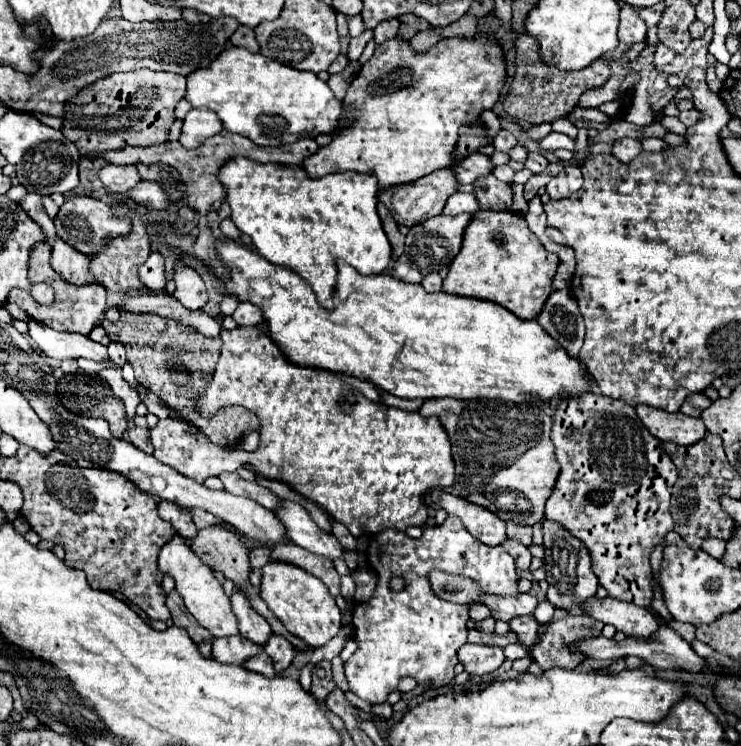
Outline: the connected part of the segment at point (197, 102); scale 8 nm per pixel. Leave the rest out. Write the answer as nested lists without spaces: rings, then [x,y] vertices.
[[[232,46],[224,50],[224,54],[220,54],[220,58],[212,62],[212,66],[206,66],[204,70],[194,70],[192,74],[188,74],[186,82],[188,82],[188,88],[186,88],[184,100],[188,100],[192,108],[212,110],[220,118],[224,130],[246,136],[258,146],[284,146],[288,134],[294,134],[294,136],[306,134],[310,138],[316,138],[318,134],[332,134],[338,128],[336,122],[340,120],[342,104],[334,98],[326,82],[322,82],[312,72],[300,72],[276,60],[268,60],[262,54],[252,54],[244,48]]]

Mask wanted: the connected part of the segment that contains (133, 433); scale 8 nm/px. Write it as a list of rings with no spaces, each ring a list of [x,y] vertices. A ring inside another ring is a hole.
[[[132,428],[132,430],[128,432],[128,436],[130,436],[130,442],[132,442],[136,448],[144,450],[146,454],[152,454],[152,452],[154,452],[154,446],[150,444],[148,430],[144,430],[144,428]]]

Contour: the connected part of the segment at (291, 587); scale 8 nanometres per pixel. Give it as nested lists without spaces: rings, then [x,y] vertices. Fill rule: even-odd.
[[[270,560],[262,568],[260,596],[262,600],[266,600],[272,614],[276,614],[276,618],[288,628],[288,632],[298,636],[312,648],[318,648],[330,642],[342,626],[340,622],[342,616],[340,616],[334,596],[328,592],[324,582],[320,582],[320,578],[308,574],[306,570],[300,570],[300,566]]]

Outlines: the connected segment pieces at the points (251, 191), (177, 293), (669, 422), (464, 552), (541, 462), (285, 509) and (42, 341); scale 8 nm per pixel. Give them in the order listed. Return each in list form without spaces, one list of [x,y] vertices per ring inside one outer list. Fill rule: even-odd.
[[[232,158],[220,170],[220,182],[228,190],[228,202],[232,208],[232,220],[236,228],[248,234],[262,258],[272,264],[290,268],[302,276],[314,290],[320,306],[334,308],[334,292],[338,282],[338,260],[346,260],[364,276],[376,276],[388,272],[392,264],[392,246],[382,228],[376,212],[378,204],[378,180],[372,174],[340,172],[324,178],[308,178],[300,166],[260,164],[248,158]]]
[[[176,256],[174,260],[174,282],[174,298],[178,298],[186,308],[198,310],[208,302],[208,292],[200,274],[182,256]]]
[[[636,406],[636,414],[642,424],[660,440],[660,442],[676,442],[676,444],[696,444],[706,436],[706,426],[700,418],[686,416],[682,412],[666,412],[652,406]]]
[[[448,516],[440,526],[424,528],[418,540],[406,536],[400,530],[384,530],[376,534],[368,548],[368,562],[378,574],[378,588],[368,602],[356,604],[354,608],[352,626],[360,648],[352,654],[346,668],[350,690],[366,702],[384,702],[390,692],[398,690],[398,684],[404,676],[412,676],[420,686],[426,686],[430,690],[454,686],[454,666],[458,662],[458,648],[464,646],[468,640],[466,622],[470,620],[468,616],[470,604],[452,604],[442,600],[428,582],[430,570],[442,570],[448,574],[460,574],[472,578],[474,582],[480,584],[480,590],[486,594],[504,594],[504,596],[518,594],[518,572],[514,558],[502,546],[492,548],[476,540],[456,516]],[[394,576],[404,580],[402,592],[390,590],[390,580]]]
[[[454,398],[426,400],[420,410],[422,416],[438,416],[452,440],[452,454],[456,462],[456,482],[452,492],[478,506],[488,508],[504,522],[536,524],[544,518],[544,502],[554,488],[560,466],[554,458],[550,438],[552,416],[538,404],[510,404],[472,400],[460,402]]]
[[[282,500],[280,508],[276,510],[276,516],[288,528],[288,538],[294,544],[298,544],[298,546],[302,546],[314,554],[326,556],[330,560],[344,558],[344,550],[342,550],[338,538],[332,532],[318,528],[312,522],[312,518],[308,516],[304,506],[290,502],[290,500]]]
[[[30,320],[28,326],[30,326],[32,340],[50,358],[56,358],[56,360],[86,358],[86,360],[94,360],[98,364],[110,364],[108,348],[104,344],[96,344],[88,336],[56,332],[36,320]]]

